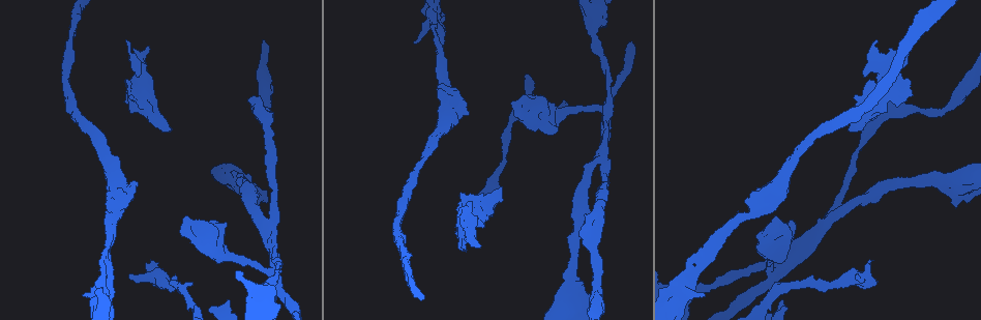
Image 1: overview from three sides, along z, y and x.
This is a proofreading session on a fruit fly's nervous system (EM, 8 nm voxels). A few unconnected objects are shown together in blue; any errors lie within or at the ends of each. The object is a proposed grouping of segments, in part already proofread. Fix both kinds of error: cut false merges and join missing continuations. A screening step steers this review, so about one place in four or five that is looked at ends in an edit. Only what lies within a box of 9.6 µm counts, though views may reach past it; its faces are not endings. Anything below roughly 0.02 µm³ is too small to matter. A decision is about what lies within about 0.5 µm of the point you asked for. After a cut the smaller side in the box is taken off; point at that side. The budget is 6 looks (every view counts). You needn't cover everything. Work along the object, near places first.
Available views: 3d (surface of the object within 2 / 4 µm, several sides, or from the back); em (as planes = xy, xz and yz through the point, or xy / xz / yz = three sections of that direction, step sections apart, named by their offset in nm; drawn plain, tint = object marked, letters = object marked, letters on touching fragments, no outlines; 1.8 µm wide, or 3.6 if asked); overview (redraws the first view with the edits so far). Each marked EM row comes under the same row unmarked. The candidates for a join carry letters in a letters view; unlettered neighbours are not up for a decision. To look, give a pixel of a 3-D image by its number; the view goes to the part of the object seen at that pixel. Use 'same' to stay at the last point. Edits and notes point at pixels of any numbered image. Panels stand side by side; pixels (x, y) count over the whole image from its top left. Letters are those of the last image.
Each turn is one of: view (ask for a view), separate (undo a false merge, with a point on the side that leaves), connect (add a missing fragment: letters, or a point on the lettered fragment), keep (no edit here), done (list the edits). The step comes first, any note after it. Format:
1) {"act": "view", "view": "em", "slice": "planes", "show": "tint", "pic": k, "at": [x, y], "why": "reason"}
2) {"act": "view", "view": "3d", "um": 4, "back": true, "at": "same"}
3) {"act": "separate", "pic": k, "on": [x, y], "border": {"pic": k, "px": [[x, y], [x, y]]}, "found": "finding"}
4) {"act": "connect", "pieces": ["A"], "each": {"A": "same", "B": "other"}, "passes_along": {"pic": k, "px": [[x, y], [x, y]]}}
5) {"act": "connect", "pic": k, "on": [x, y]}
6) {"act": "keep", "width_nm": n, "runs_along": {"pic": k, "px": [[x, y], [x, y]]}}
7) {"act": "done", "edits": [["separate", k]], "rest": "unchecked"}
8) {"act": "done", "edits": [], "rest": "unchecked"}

{"act": "view", "view": "em", "um": 3.6, "slice": "yz", "step": 8, "show": "letters", "pic": 1, "at": [128, 40], "why": "an open end"}

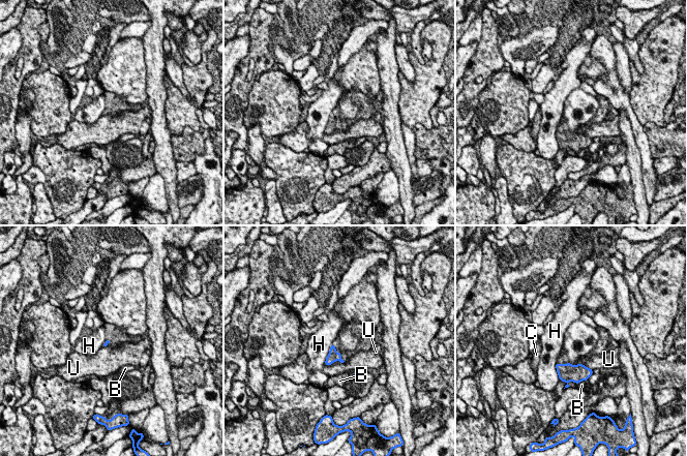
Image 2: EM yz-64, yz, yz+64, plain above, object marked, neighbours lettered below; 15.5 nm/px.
{"act": "keep", "each": {"B": "other", "C": "other", "H": "other", "U": "other"}, "border": {"pic": 2, "px": [[332, 343], [324, 363]]}, "found": "no lettered fragment goes on from it"}

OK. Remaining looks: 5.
{"act": "view", "view": "3d", "um": 2, "pic": 1, "at": [875, 283], "why": "an open end"}

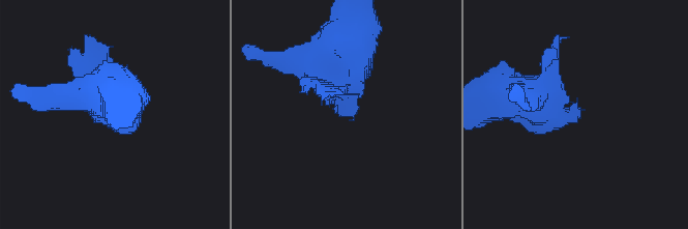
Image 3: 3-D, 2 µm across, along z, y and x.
{"act": "view", "view": "em", "slice": "planes", "show": "tint", "pic": 3, "at": [341, 115], "why": "need the tissue"}

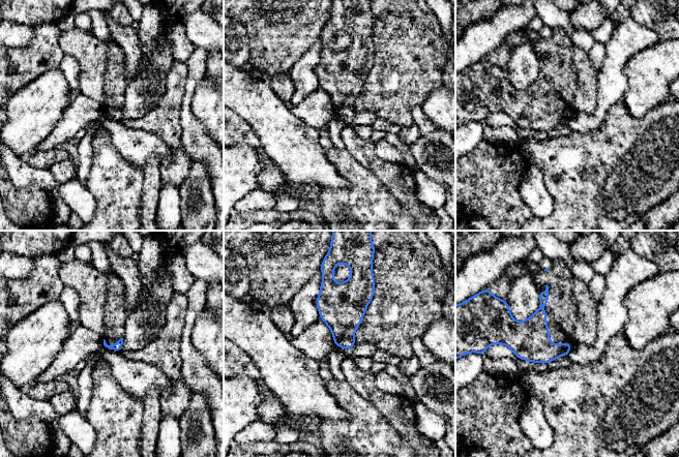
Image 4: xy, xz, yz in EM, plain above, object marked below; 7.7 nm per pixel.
{"act": "view", "view": "em", "slice": "planes", "show": "letters", "at": "same", "why": "what lies round it"}

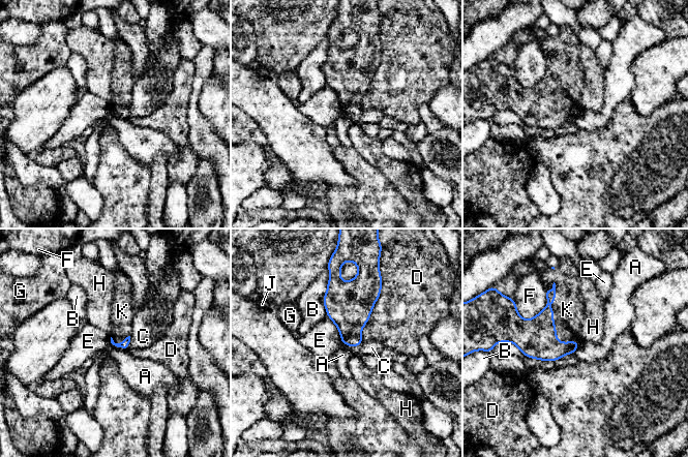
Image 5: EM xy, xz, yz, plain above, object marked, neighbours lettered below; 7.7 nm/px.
{"act": "connect", "pieces": ["K"], "each": {"A": "other", "B": "other", "C": "other", "D": "other", "E": "other", "F": "other", "G": "other", "H": "other", "J": "other", "K": "same"}, "passes_along": {"pic": 5, "px": [[536, 338], [552, 320], [567, 309]]}, "found": "it goes on there"}

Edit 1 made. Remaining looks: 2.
{"act": "view", "view": "overview", "why": "see it whole again"}

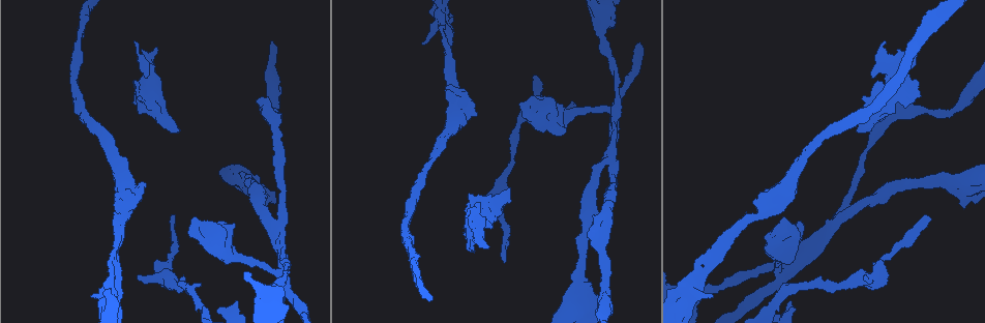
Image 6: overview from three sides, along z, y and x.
{"act": "view", "view": "em", "slice": "planes", "show": "letters", "pic": 6, "at": [824, 236], "why": "arms run side by side"}

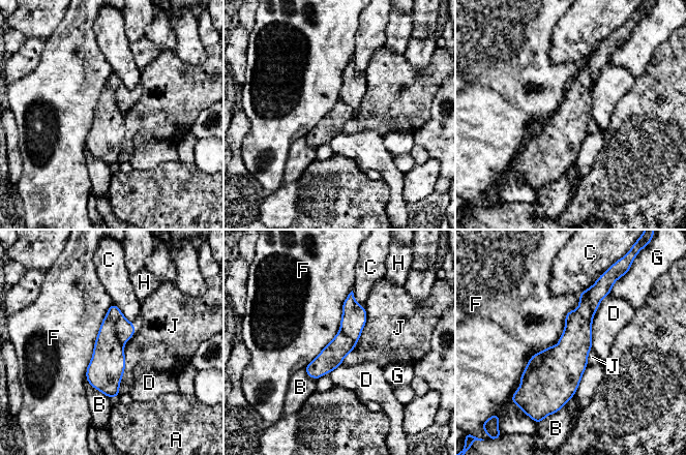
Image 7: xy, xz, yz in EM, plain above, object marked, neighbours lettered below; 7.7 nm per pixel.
{"act": "separate", "pic": 7, "on": [546, 389], "width_nm": 180, "each": {"A": "other", "B": "other", "C": "other", "D": "other", "F": "other", "G": "other", "H": "other", "J": "other"}, "part_leaving": {"pic": 7, "px": [[586, 293], [556, 405]]}, "found": "two cells meet here"}

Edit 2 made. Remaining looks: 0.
{"act": "done", "edits": [["connect", 5], ["separate", 7]], "rest": "unchecked"}

